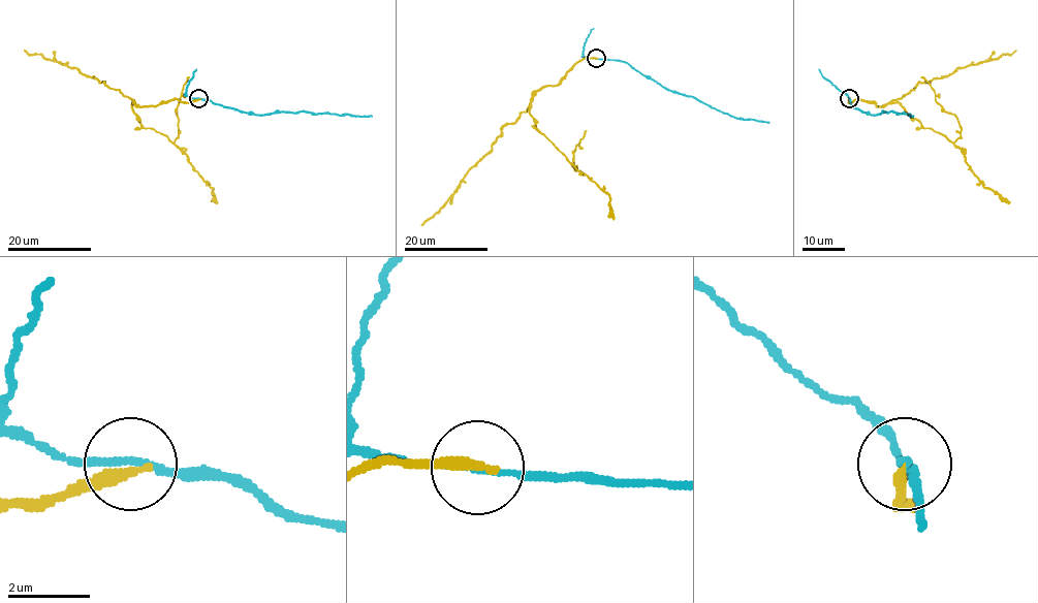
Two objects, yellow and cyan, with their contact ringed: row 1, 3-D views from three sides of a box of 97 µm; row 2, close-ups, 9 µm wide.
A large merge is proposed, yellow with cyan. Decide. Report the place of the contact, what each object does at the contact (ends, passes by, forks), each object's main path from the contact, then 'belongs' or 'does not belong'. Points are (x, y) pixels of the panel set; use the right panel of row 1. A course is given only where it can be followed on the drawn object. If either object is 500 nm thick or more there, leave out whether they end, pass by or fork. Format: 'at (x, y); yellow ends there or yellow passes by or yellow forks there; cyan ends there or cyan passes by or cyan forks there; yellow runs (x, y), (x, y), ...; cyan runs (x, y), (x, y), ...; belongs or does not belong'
at (849, 98); yellow ends there; cyan passes by; yellow runs (849, 98), (872, 100), (877, 105), (898, 102), (924, 128), (951, 140), (984, 188), (1010, 202); cyan runs (849, 98), (853, 106), (870, 115), (888, 112), (913, 116); does not belong

